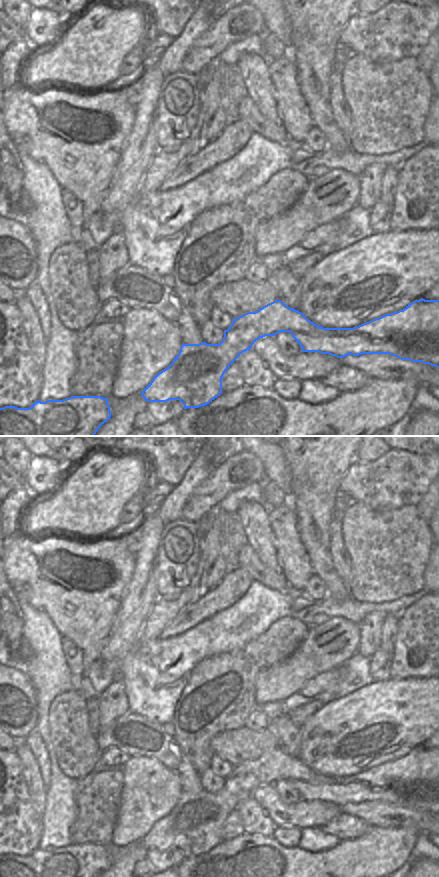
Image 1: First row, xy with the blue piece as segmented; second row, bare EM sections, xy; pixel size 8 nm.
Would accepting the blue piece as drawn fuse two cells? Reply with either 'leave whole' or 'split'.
leave whole

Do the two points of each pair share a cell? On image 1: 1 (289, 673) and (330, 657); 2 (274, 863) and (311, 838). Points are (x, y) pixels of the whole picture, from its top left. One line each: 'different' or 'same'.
1: same
2: different

